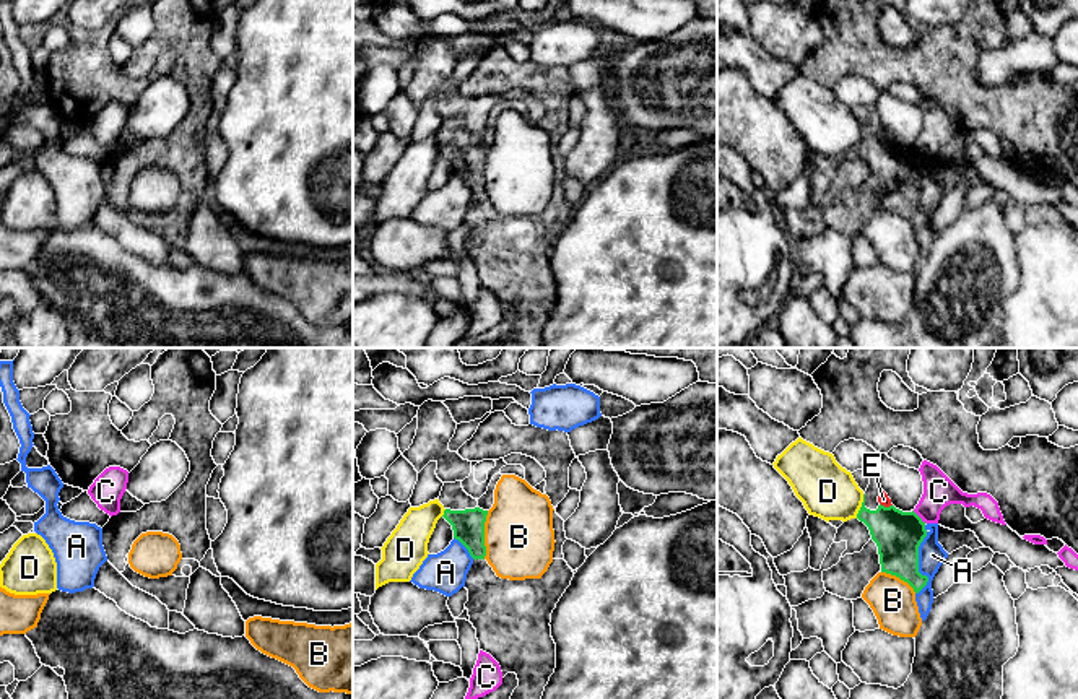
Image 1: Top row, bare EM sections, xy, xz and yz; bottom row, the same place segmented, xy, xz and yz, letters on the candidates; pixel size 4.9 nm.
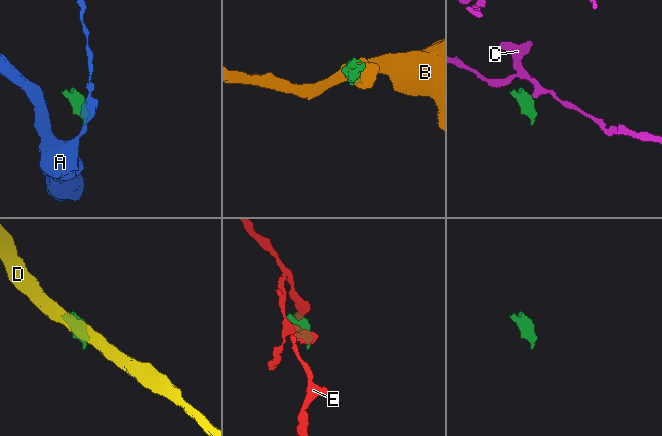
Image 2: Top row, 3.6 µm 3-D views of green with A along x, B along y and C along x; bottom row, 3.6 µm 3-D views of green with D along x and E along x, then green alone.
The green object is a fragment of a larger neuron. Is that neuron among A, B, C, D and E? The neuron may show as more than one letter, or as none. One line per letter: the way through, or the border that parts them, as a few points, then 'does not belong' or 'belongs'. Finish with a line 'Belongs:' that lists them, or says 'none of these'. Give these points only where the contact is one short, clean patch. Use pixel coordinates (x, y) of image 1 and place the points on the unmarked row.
A: along yz (925, 161), (919, 182), (919, 207), (927, 218), (916, 230) | does not belong
B: does not belong
C: along yz (912, 147), (925, 158) | does not belong
D: along yz (864, 130), (856, 153) | does not belong
E: along yz (880, 138), (891, 142) | does not belong
Belongs: none of these

